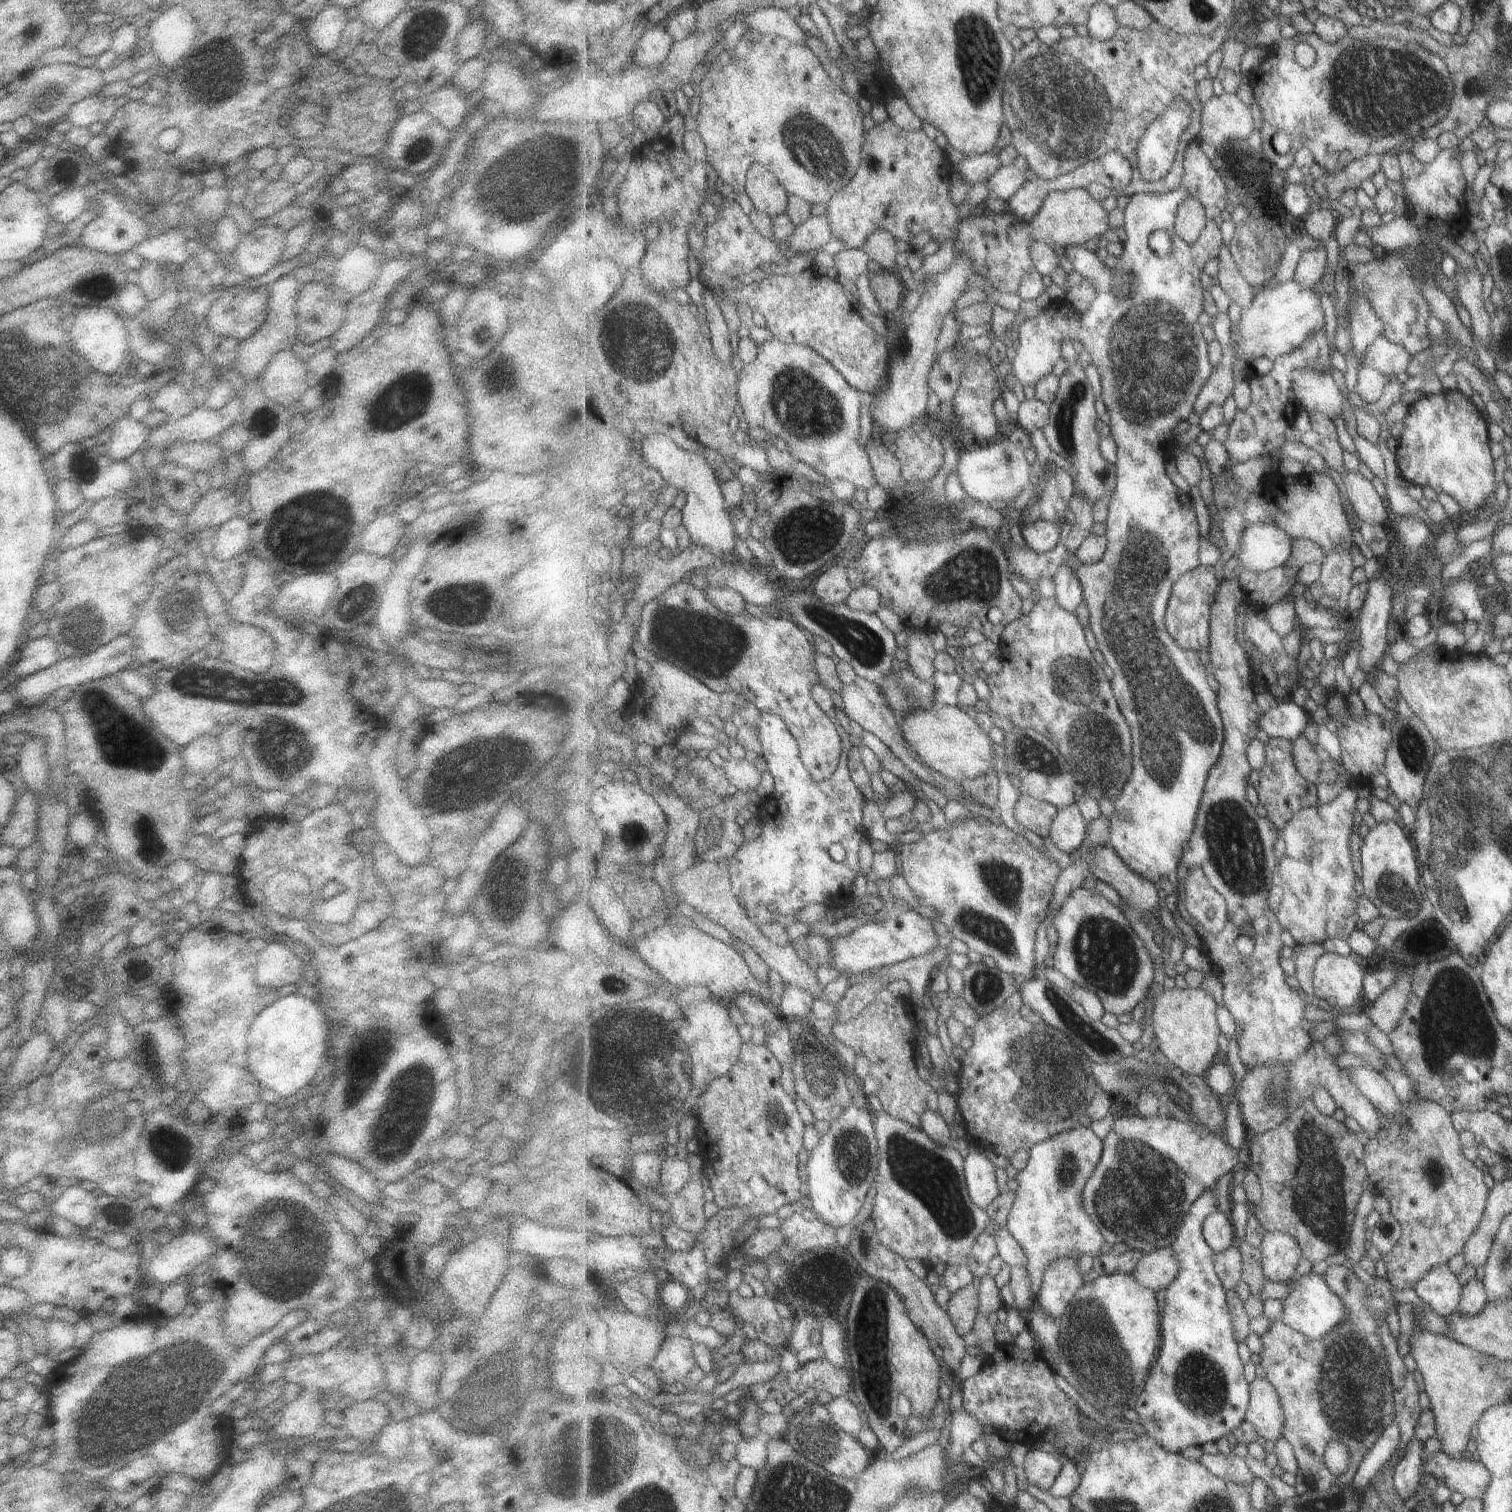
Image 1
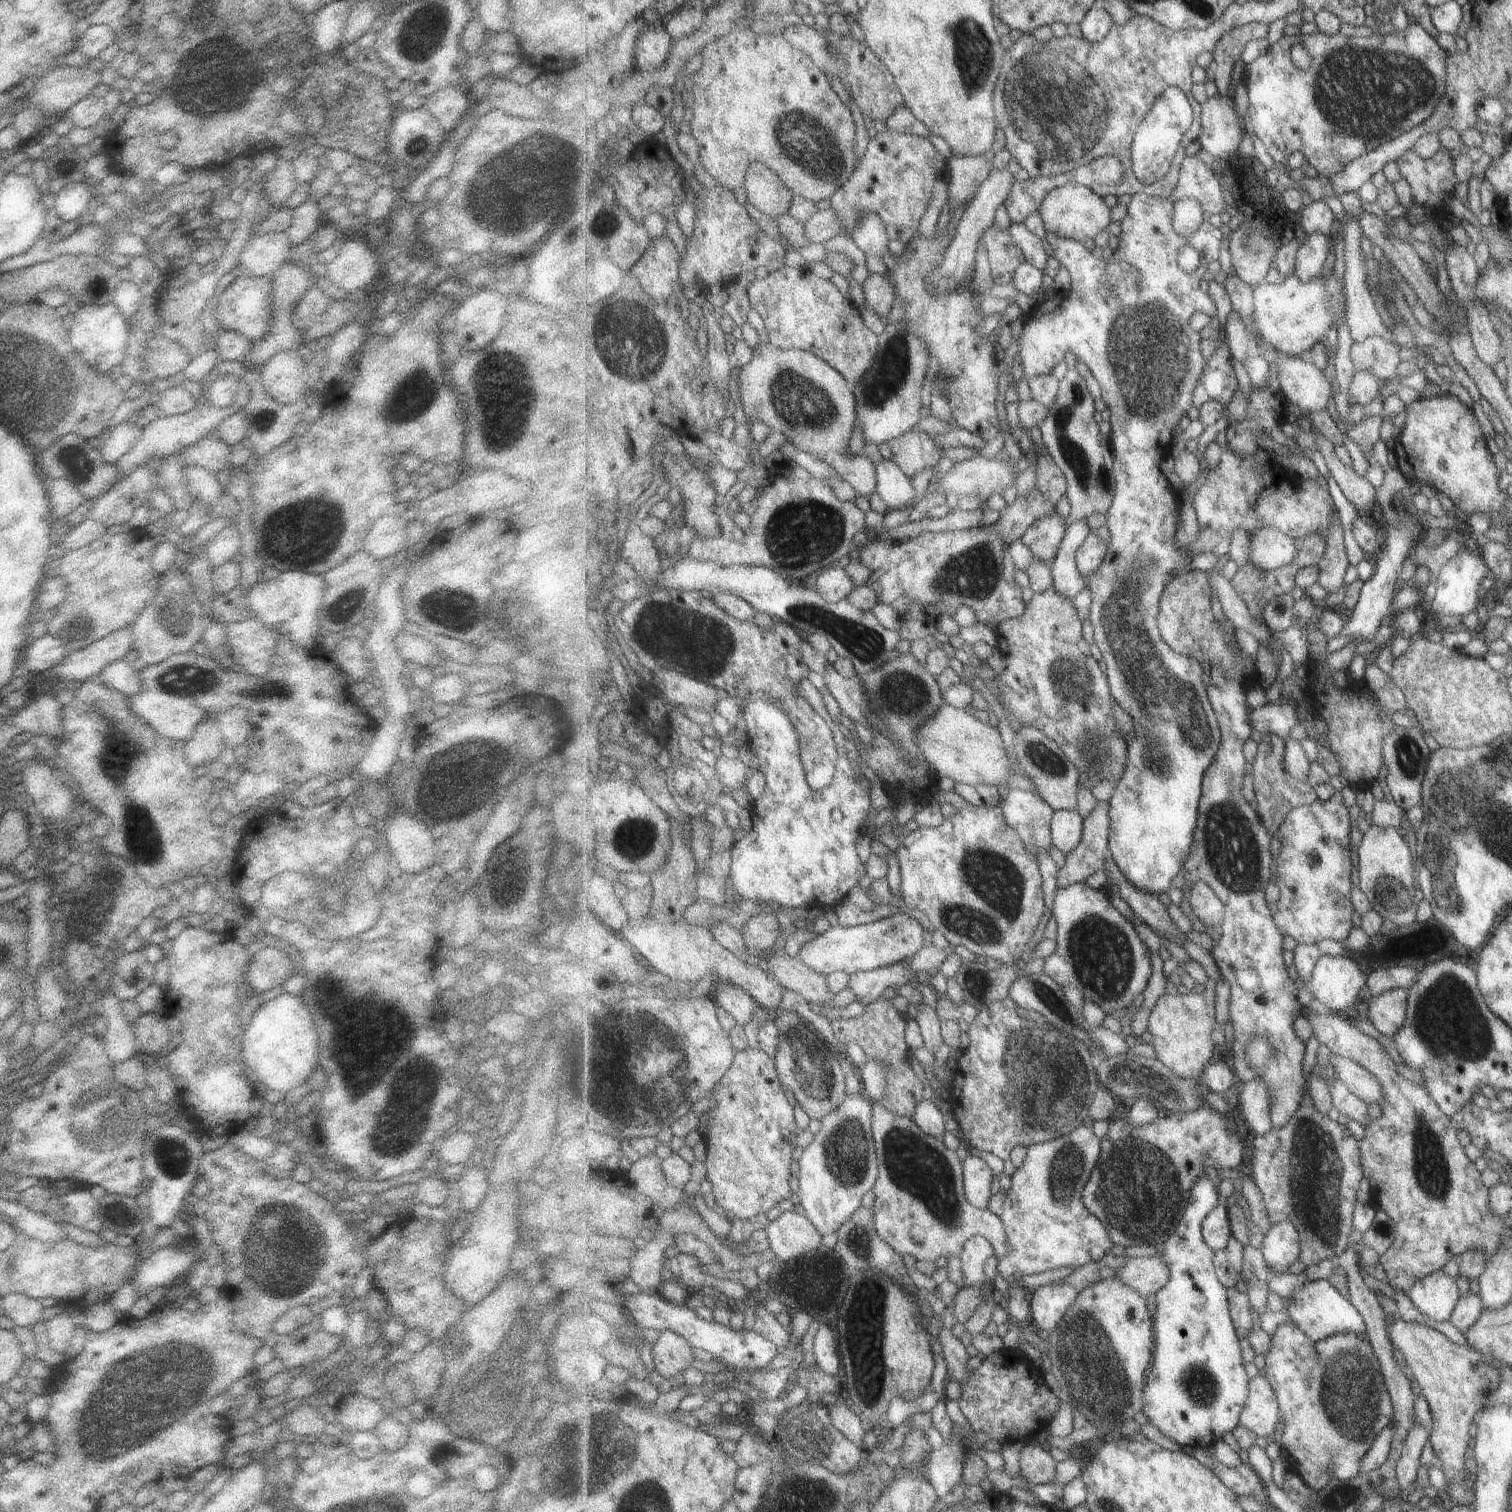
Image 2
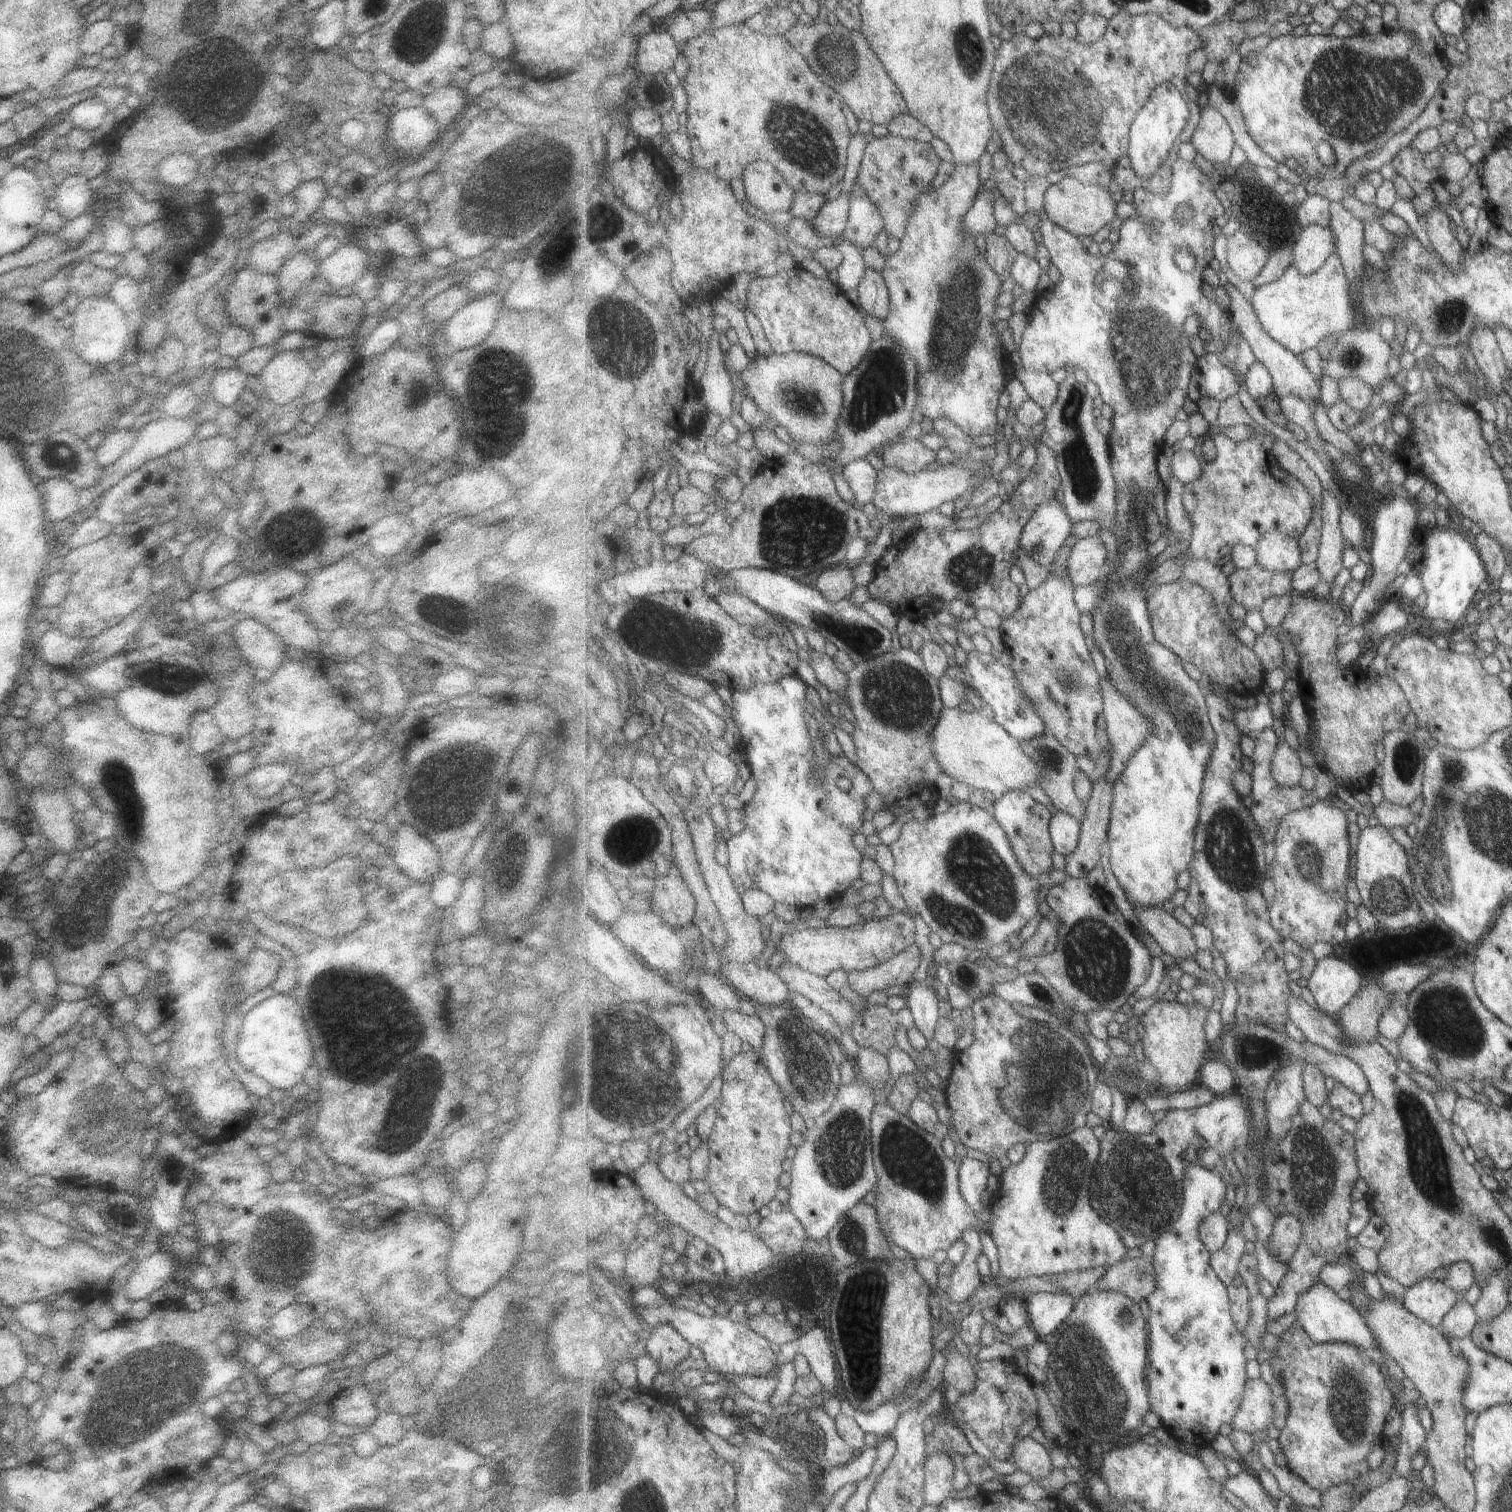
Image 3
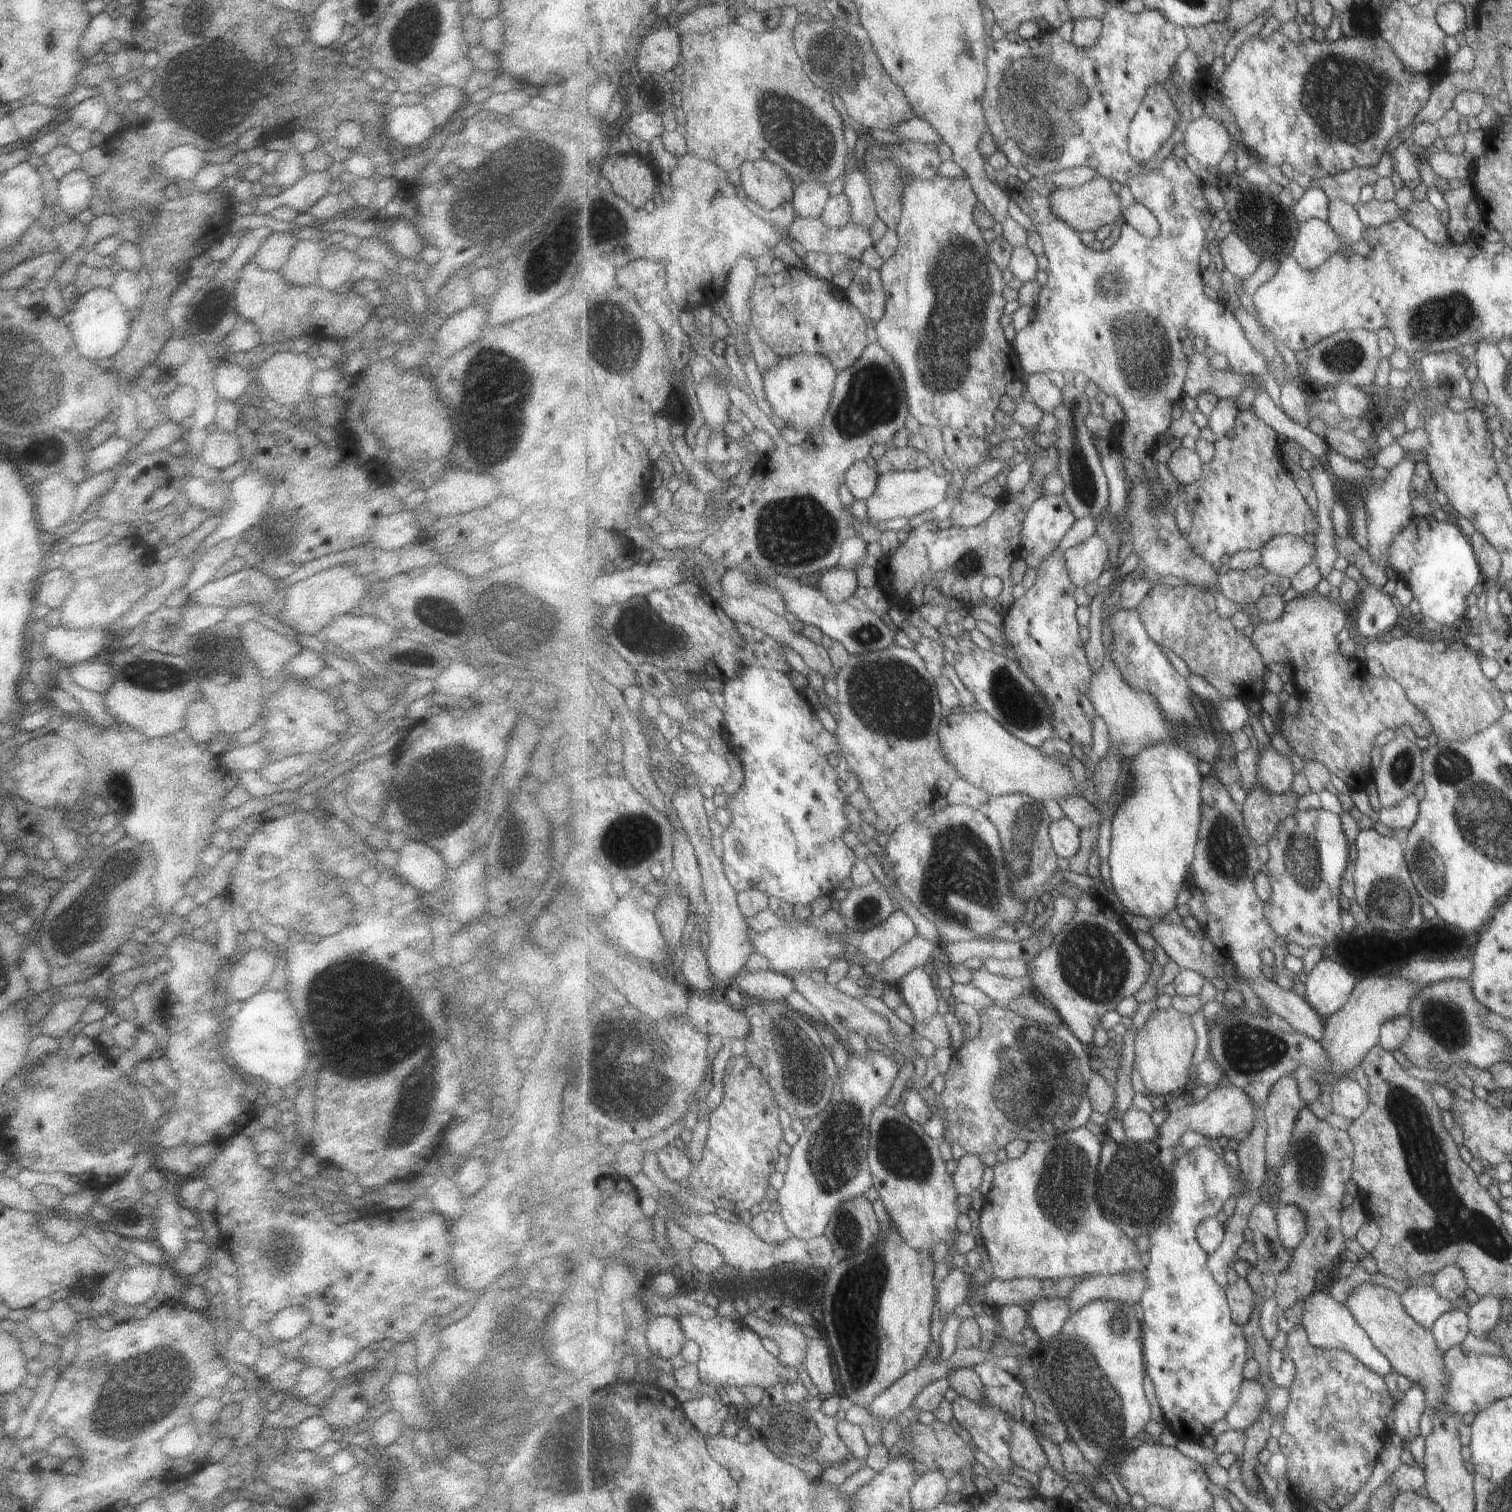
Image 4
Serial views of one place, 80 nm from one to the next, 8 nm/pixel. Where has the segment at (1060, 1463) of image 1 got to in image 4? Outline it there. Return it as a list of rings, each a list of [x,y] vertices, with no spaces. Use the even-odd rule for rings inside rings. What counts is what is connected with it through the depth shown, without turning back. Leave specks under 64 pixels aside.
[[[1014,1421],[1014,1431],[1010,1442],[1011,1457],[1014,1464],[1030,1472],[1039,1474],[1047,1462],[1047,1454],[1041,1448],[1031,1426]]]

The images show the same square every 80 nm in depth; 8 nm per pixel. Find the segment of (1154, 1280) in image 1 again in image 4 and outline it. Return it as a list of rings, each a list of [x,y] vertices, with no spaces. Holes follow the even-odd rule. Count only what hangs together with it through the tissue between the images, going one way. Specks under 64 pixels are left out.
[[[1126,1272],[1116,1275],[1093,1275],[1079,1283],[1068,1296],[1072,1314],[1094,1300],[1118,1300],[1130,1305],[1139,1303],[1148,1287],[1147,1272]]]

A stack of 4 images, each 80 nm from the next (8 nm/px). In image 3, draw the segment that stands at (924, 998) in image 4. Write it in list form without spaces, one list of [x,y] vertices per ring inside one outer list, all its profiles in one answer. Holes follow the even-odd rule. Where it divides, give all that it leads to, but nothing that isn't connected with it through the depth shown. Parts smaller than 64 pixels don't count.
[[[926,978],[923,982],[916,982],[912,980],[909,984],[907,1006],[911,1009],[914,1024],[916,1028],[925,1036],[927,1040],[933,1040],[936,1035],[936,1028],[939,1022],[939,1001],[941,998],[938,996],[934,987],[927,983]]]

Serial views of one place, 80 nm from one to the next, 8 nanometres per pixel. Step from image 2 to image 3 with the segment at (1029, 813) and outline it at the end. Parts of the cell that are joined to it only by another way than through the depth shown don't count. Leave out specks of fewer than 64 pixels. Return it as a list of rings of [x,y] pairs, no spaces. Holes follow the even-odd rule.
[[[1021,788],[1006,792],[996,800],[990,811],[993,812],[993,816],[1009,833],[1012,838],[1014,853],[1026,868],[1026,871],[1036,879],[1043,873],[1049,874],[1054,868],[1051,856],[1053,856],[1055,850],[1050,832],[1053,812],[1047,806],[1037,802],[1037,800],[1033,800]]]

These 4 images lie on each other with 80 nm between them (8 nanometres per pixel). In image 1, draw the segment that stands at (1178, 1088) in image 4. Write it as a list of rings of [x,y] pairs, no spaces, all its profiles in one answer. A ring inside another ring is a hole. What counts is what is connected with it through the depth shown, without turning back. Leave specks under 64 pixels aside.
[[[1173,987],[1166,989],[1156,1000],[1152,1014],[1154,1045],[1175,1067],[1190,1075],[1204,1074],[1220,1059],[1219,1024],[1213,994],[1203,988]]]

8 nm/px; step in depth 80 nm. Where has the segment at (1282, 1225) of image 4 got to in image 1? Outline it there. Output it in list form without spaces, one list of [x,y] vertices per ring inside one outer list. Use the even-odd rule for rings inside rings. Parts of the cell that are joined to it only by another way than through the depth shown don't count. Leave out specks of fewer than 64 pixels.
[[[1264,1232],[1260,1249],[1265,1278],[1274,1283],[1293,1279],[1304,1257],[1301,1245],[1290,1232]]]

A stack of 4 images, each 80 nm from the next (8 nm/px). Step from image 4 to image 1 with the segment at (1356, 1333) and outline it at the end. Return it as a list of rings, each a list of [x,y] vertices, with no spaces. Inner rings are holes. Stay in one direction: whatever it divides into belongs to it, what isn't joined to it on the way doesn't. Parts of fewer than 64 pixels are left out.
[[[1315,1273],[1297,1279],[1292,1284],[1290,1295],[1281,1300],[1281,1303],[1283,1310],[1280,1319],[1291,1328],[1305,1333],[1305,1336],[1310,1339],[1325,1336],[1332,1331],[1332,1328],[1337,1327],[1339,1323],[1347,1319],[1348,1315],[1344,1300],[1341,1300],[1341,1297],[1332,1291],[1324,1275]]]

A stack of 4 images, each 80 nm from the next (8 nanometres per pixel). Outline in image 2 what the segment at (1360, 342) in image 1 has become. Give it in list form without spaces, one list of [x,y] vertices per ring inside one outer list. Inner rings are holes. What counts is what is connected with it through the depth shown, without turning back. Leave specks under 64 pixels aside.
[[[1335,195],[1332,197],[1325,197],[1321,200],[1324,200],[1326,203],[1329,203],[1329,206],[1333,209],[1334,215],[1337,218],[1337,222],[1343,222],[1342,230],[1343,230],[1343,250],[1344,250],[1344,284],[1345,284],[1345,296],[1346,296],[1346,324],[1350,329],[1351,337],[1355,343],[1363,342],[1367,340],[1370,336],[1386,336],[1391,337],[1392,332],[1387,326],[1385,326],[1385,322],[1383,322],[1383,318],[1381,318],[1381,314],[1379,314],[1379,310],[1377,310],[1377,306],[1375,306],[1375,302],[1373,301],[1373,295],[1370,291],[1370,287],[1366,283],[1367,273],[1365,271],[1365,262],[1363,262],[1363,258],[1361,258],[1361,238],[1363,238],[1362,226],[1360,223],[1360,219],[1354,220],[1352,216],[1345,216],[1345,207],[1341,202],[1341,199]]]

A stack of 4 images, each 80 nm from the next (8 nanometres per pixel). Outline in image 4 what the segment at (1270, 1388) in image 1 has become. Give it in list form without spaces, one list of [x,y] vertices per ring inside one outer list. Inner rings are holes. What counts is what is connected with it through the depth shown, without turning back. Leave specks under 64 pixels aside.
[[[1245,1379],[1239,1400],[1231,1407],[1225,1420],[1231,1429],[1246,1431],[1267,1408],[1268,1390],[1259,1380]]]

